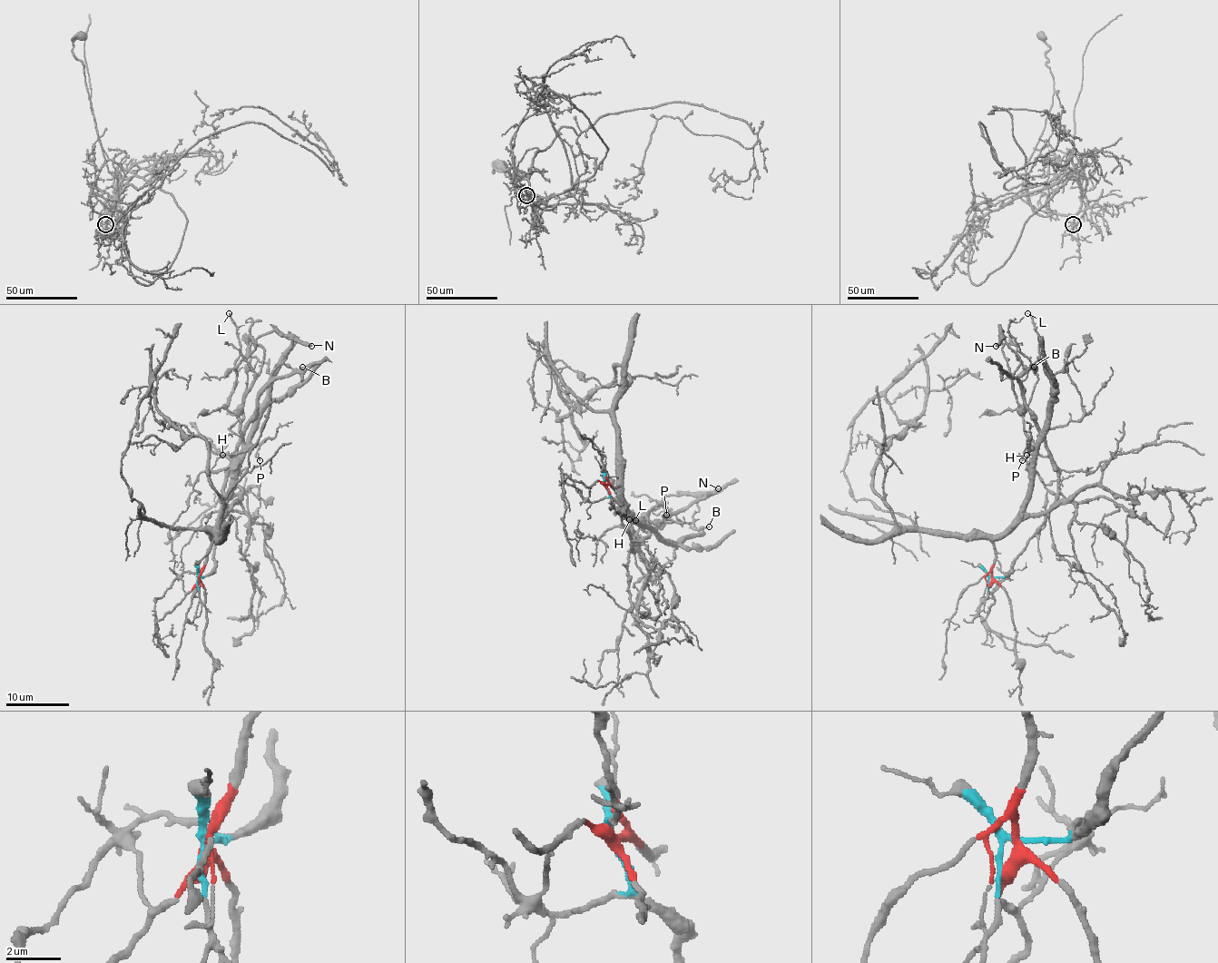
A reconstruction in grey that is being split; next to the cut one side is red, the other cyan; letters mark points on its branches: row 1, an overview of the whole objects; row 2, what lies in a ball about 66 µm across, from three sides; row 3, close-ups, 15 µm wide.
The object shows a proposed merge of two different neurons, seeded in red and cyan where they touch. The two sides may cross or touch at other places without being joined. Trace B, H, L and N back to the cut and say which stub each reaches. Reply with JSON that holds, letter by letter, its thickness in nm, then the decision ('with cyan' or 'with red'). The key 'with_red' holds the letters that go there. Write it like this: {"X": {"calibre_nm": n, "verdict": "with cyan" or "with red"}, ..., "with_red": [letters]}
{"B": {"calibre_nm": 120, "verdict": "with cyan"}, "H": {"calibre_nm": 120, "verdict": "with red"}, "L": {"calibre_nm": 170, "verdict": "with cyan"}, "N": {"calibre_nm": 340, "verdict": "with cyan"}, "with_red": ["H"]}

